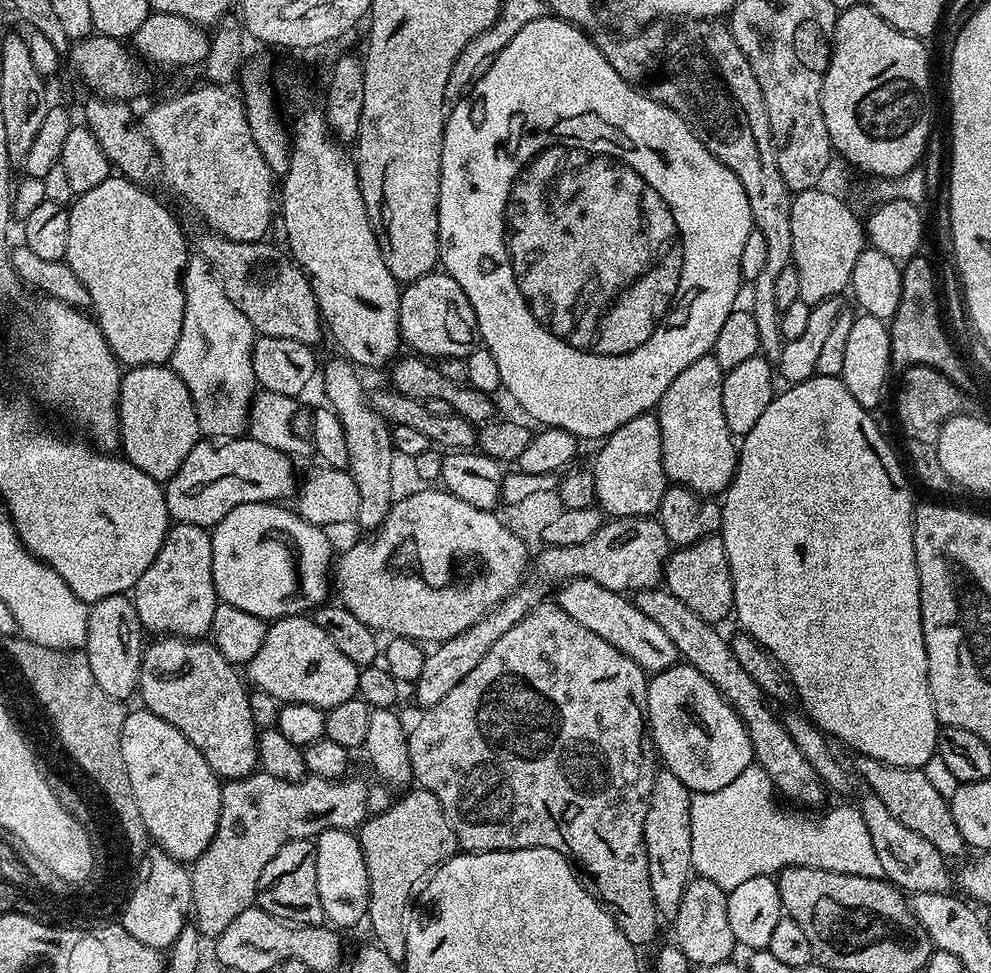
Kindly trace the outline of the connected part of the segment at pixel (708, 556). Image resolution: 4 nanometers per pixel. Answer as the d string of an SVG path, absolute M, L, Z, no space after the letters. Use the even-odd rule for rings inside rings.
M720 535L704 536L698 542L677 547L669 555L668 563L664 566L663 583L668 592L674 594L698 618L706 622L719 625L720 620L731 617L734 612L734 586L732 585L732 571L726 554L726 546Z

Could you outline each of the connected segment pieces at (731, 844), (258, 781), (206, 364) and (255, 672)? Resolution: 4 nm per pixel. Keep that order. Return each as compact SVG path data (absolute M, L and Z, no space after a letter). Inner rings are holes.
M752 763L742 770L734 782L722 786L722 790L697 792L692 797L690 806L690 837L693 843L692 866L696 876L704 876L718 887L730 890L747 882L750 878L779 874L783 868L810 866L818 870L834 870L838 874L858 874L862 878L881 879L884 875L882 862L874 850L874 841L866 822L862 822L859 807L844 804L836 808L825 820L815 824L804 816L795 816L792 812L783 812L776 805L778 793L772 786L772 780L760 765Z
M257 770L221 787L216 837L190 868L191 915L201 937L220 936L242 910L256 904L258 878L282 846L292 840L312 840L326 830L359 829L370 815L366 806L369 785L352 779L322 780L308 774L302 780L283 780Z
M203 258L189 259L184 268L182 334L170 366L190 390L201 437L236 438L245 431L252 397L258 391L252 365L252 345L257 333L223 292L215 273Z
M297 614L282 616L268 624L262 650L246 666L246 676L253 689L270 694L284 704L309 704L327 710L357 695L361 669L361 665L350 662L330 642L330 634L319 628L315 619Z

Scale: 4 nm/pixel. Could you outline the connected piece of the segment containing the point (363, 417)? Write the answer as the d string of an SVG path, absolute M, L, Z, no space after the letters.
M336 354L333 360L323 361L324 396L327 407L338 414L338 422L342 422L342 430L346 430L346 452L348 454L347 471L358 486L358 514L355 518L357 525L365 528L365 533L375 533L377 528L388 517L392 509L392 428L379 411L368 401L364 393L364 384L360 381L361 373L357 365L343 355Z

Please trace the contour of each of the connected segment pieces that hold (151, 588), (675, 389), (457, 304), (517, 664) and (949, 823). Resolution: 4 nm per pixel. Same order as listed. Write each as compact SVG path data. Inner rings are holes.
M173 523L154 562L140 575L134 599L141 629L198 640L212 631L218 597L212 581L212 538L209 529Z
M710 354L690 362L670 390L662 394L658 419L662 430L662 466L673 485L683 486L705 498L727 492L736 473L738 444L722 411L722 382L725 369Z
M443 270L405 283L400 294L400 338L413 353L424 358L465 359L478 347L480 331L470 298ZM436 356L436 357L432 357Z
M560 609L556 616L564 616L564 624L528 624L528 619L522 618L522 622L510 626L510 630L506 630L506 634L502 634L502 638L498 638L498 642L490 646L486 658L482 658L482 662L478 662L478 666L474 666L474 670L466 674L466 678L462 678L462 682L458 682L458 686L454 686L454 690L450 690L450 694L446 694L442 702L427 709L416 725L411 725L408 753L412 774L419 787L438 798L454 830L457 845L463 851L513 852L523 848L558 850L558 854L567 856L572 861L578 869L584 889L611 914L614 922L618 922L622 934L626 934L628 940L652 940L656 931L662 927L662 921L656 913L655 898L650 888L647 848L644 841L647 808L650 806L651 792L654 790L658 771L653 749L646 743L649 677L644 669L638 666L638 662L622 654L622 650L614 650L610 642L598 638L598 634L586 630L586 626L574 622L574 618L566 614L566 610Z
M857 755L855 759L861 778L868 783L867 791L882 798L886 810L890 810L890 814L894 814L894 818L898 818L902 826L914 830L914 834L922 834L926 842L938 846L938 850L945 858L953 858L952 856L960 856L966 852L962 830L958 830L958 825L954 822L950 800L938 794L923 768L890 766L886 762L878 762L869 756Z

